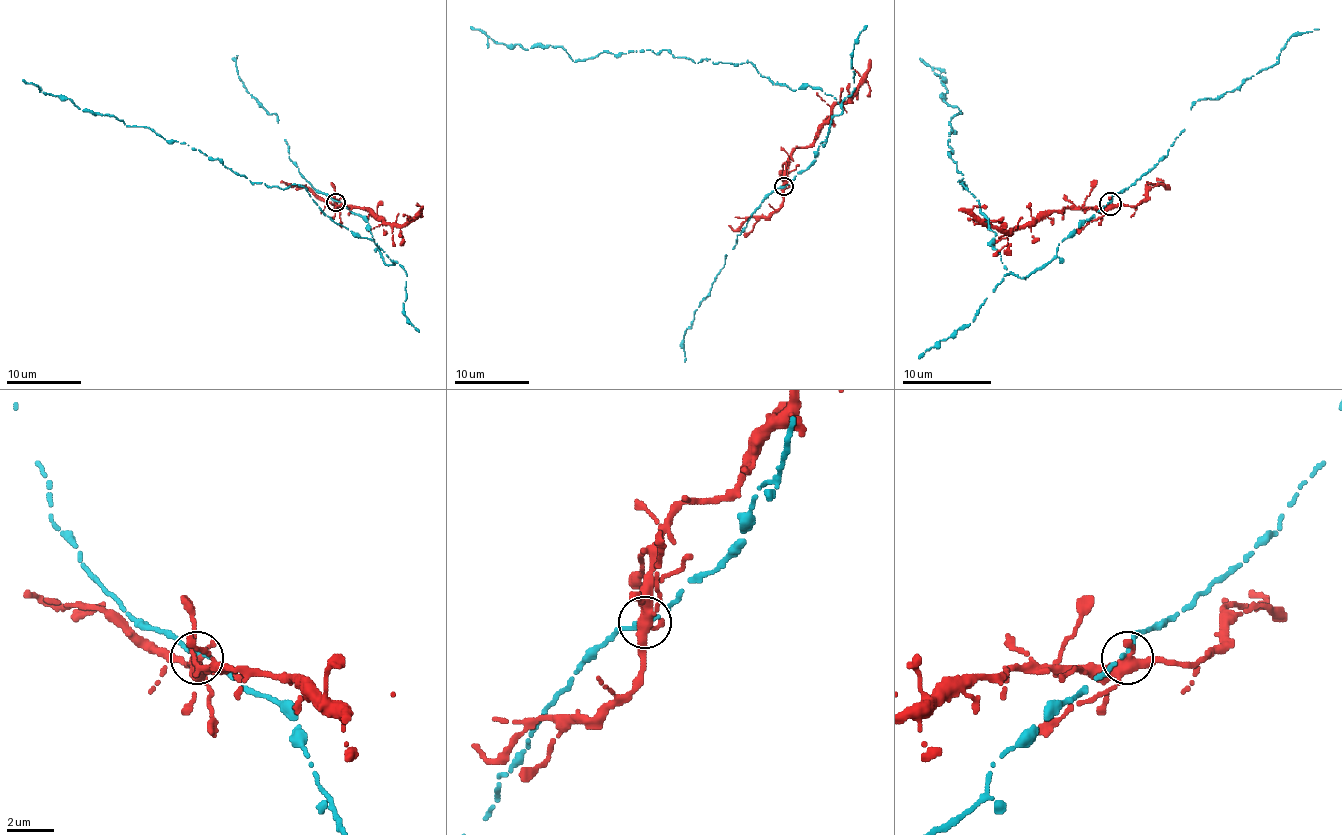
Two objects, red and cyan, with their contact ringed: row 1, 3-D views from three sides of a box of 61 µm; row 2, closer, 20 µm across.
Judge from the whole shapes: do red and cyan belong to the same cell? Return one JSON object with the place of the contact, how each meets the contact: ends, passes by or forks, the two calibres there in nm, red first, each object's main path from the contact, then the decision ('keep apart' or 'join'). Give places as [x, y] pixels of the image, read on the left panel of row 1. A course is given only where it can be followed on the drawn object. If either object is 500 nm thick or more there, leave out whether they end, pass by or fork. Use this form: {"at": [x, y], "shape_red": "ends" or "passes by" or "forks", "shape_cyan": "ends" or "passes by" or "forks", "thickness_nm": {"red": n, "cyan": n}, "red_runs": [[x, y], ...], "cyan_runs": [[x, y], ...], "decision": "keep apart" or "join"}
{"at": [336, 202], "shape_red": "forks", "shape_cyan": "passes by", "thickness_nm": {"red": 360, "cyan": 220}, "red_runs": [[336, 202], [368, 208], [385, 223], [405, 225], [420, 208], [418, 204]], "cyan_runs": [[336, 201], [366, 221], [394, 264], [334, 223], [302, 186], [254, 184], [185, 143], [78, 109], [22, 79]], "decision": "join"}

